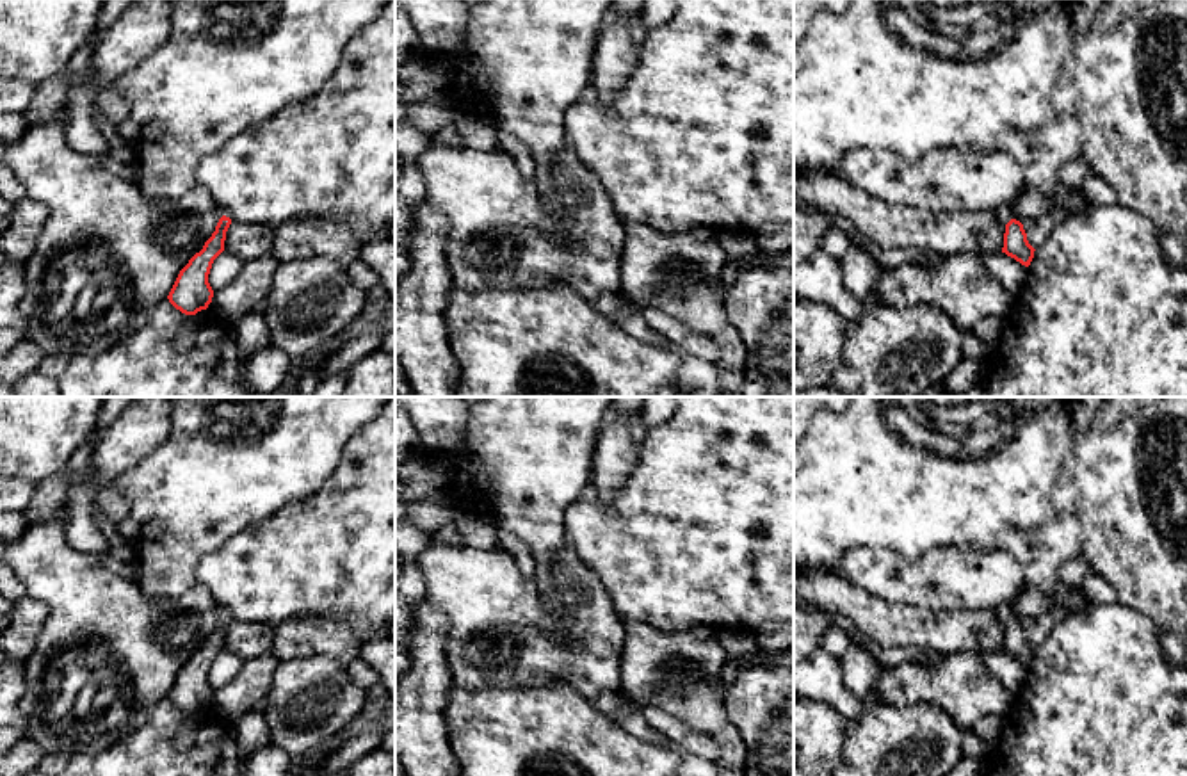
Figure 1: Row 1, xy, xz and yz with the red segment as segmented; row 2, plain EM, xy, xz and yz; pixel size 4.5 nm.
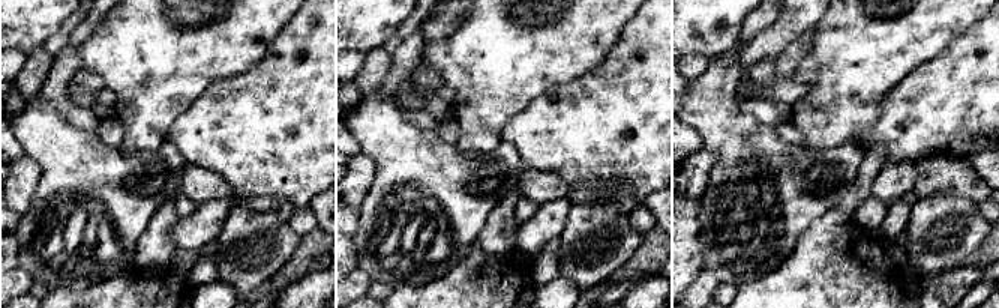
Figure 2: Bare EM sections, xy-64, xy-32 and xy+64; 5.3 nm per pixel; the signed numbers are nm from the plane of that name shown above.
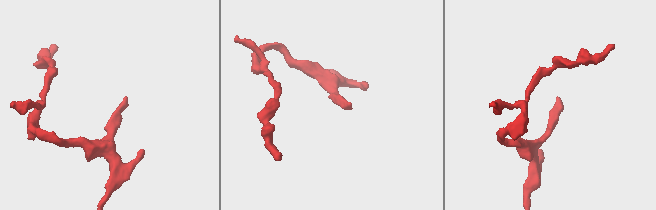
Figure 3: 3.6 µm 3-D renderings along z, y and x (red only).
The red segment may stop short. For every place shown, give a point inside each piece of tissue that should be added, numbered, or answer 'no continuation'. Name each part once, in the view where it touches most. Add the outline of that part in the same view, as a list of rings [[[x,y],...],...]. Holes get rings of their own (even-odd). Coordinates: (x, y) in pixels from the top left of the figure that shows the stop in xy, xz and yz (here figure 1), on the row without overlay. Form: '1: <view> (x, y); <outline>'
1: yz (1038, 629); [[[1054,607],[1041,614],[1036,619],[1023,619],[1023,628],[1027,632],[1029,643],[1038,648],[1043,639],[1050,634],[1050,630],[1066,616],[1070,616],[1070,610],[1064,607]]]

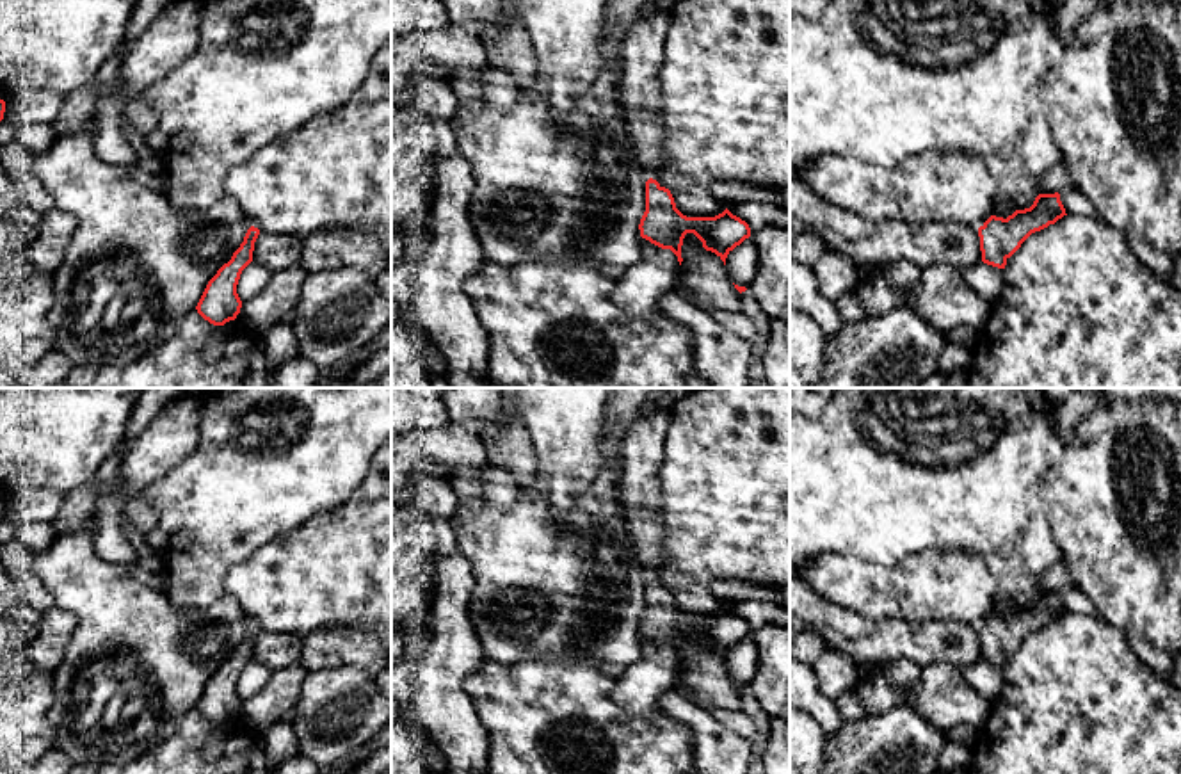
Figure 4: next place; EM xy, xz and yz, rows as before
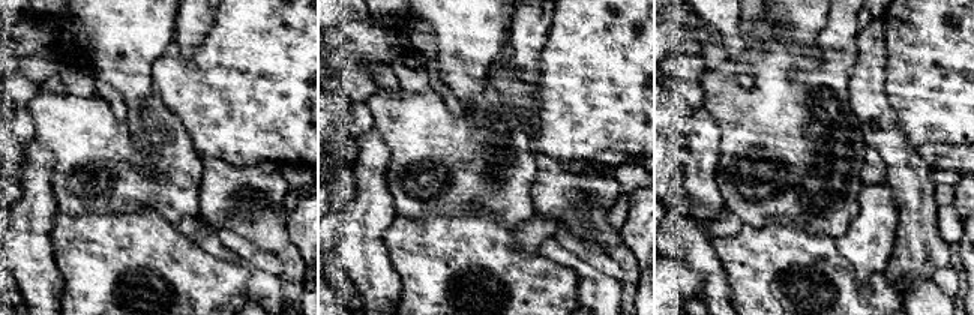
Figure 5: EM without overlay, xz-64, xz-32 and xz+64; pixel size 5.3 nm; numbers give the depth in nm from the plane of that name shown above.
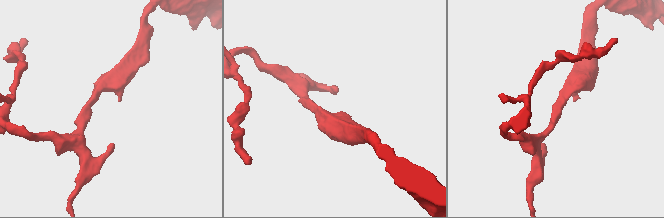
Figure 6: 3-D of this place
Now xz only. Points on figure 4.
no continuation

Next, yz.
no continuation

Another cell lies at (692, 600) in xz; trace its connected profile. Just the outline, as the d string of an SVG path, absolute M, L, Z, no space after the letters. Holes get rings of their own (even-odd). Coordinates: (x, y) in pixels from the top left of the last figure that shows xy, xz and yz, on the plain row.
M672 585L669 589L674 596L676 607L687 616L715 616L727 607L710 591L710 587Z

